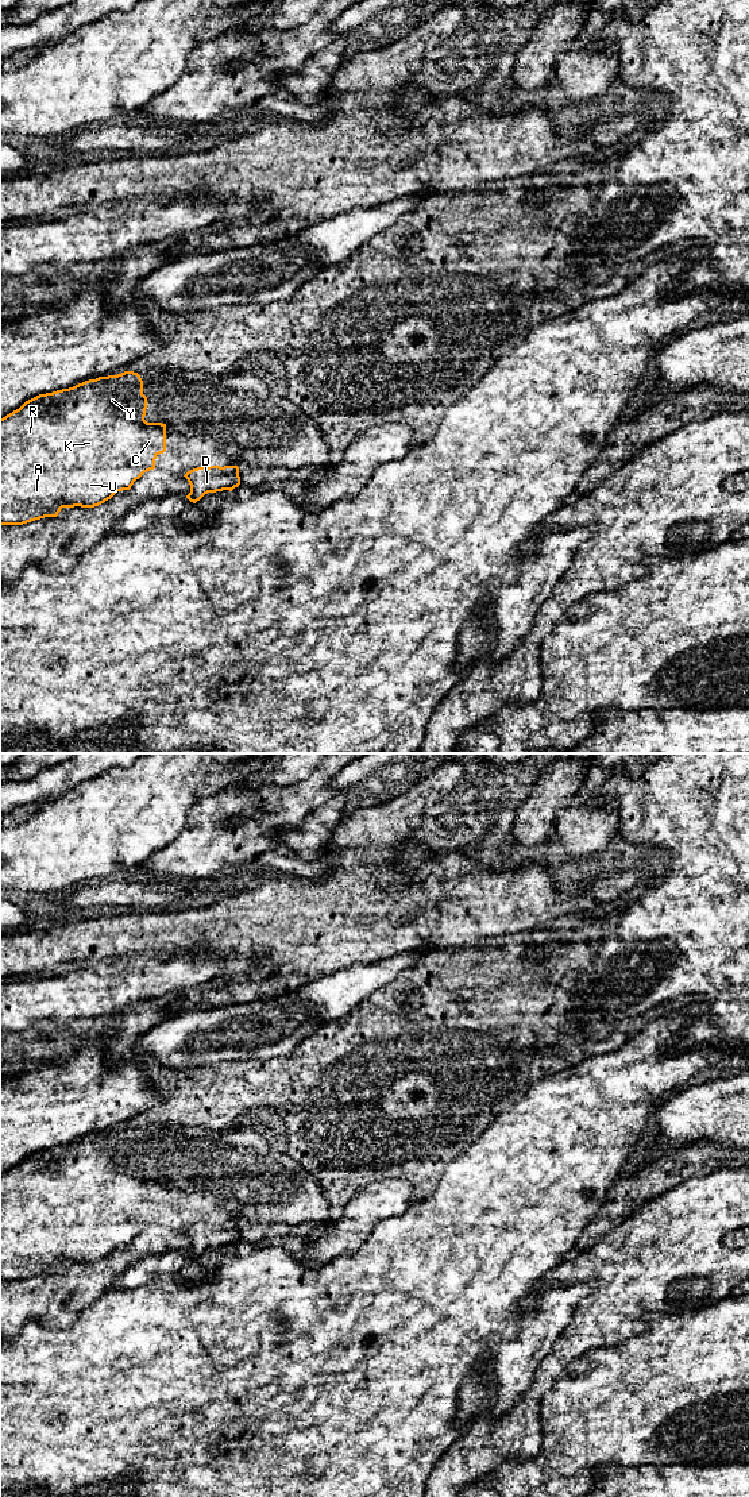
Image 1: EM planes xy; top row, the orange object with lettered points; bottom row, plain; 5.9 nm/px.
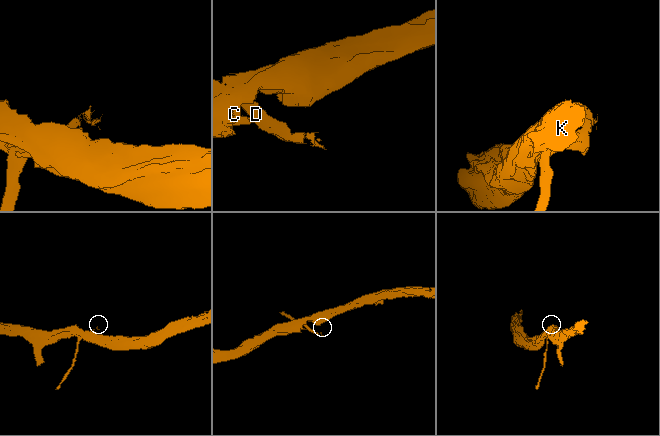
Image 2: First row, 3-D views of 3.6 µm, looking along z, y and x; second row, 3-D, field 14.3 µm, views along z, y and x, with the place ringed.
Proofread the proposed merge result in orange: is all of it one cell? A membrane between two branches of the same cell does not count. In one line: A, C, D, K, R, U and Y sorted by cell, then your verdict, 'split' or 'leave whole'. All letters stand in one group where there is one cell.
A C K R U Y / D | split

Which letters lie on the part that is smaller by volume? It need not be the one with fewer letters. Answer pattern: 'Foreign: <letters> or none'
Foreign: D

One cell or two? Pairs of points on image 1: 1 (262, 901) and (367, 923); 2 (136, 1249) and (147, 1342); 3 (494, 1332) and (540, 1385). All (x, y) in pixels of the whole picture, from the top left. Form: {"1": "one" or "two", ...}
{"1": "one", "2": "two", "3": "two"}

